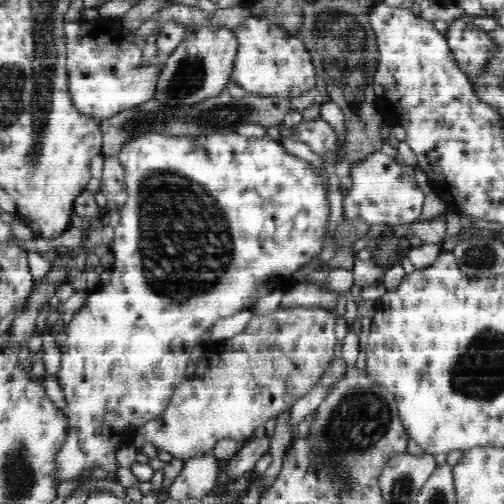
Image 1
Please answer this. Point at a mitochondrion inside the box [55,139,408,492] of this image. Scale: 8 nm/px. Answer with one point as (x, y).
(173, 209)

